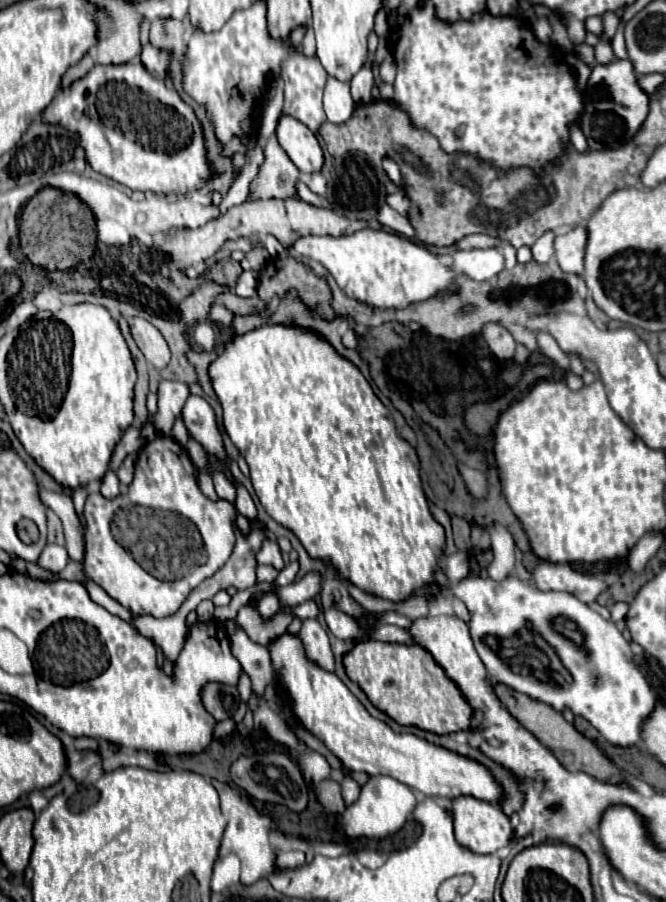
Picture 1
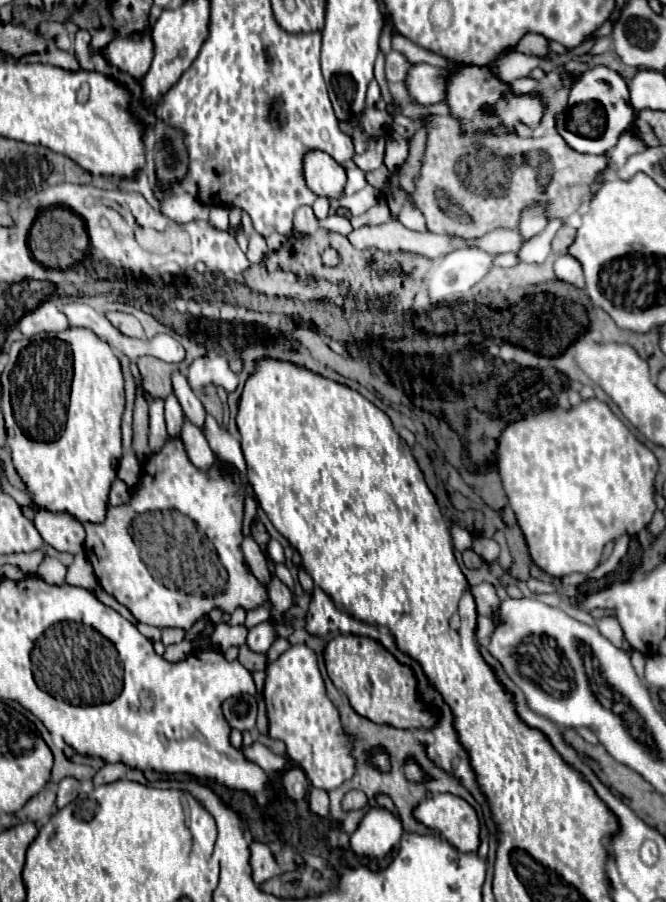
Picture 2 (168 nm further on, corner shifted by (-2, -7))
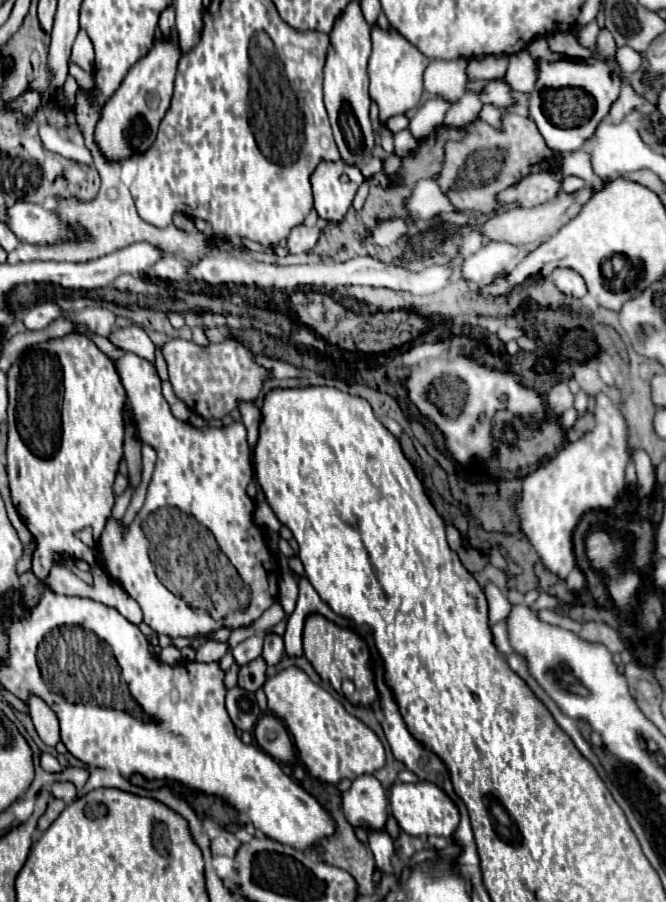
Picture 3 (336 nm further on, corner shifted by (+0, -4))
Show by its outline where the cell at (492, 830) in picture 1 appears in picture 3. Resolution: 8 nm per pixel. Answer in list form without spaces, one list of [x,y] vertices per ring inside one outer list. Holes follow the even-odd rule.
[[[394,782],[388,788],[388,810],[390,814],[398,820],[398,826],[402,832],[410,836],[442,836],[450,838],[452,832],[458,826],[458,810],[452,804],[452,800],[444,794],[442,788],[438,788],[432,782],[414,782],[414,784],[404,784],[404,782]]]

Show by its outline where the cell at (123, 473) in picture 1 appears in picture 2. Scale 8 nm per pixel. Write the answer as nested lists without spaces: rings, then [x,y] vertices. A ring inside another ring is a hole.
[[[134,451],[126,453],[118,465],[118,479],[122,479],[128,487],[134,487],[140,479],[140,473],[142,473],[142,465],[138,463],[136,453]]]

